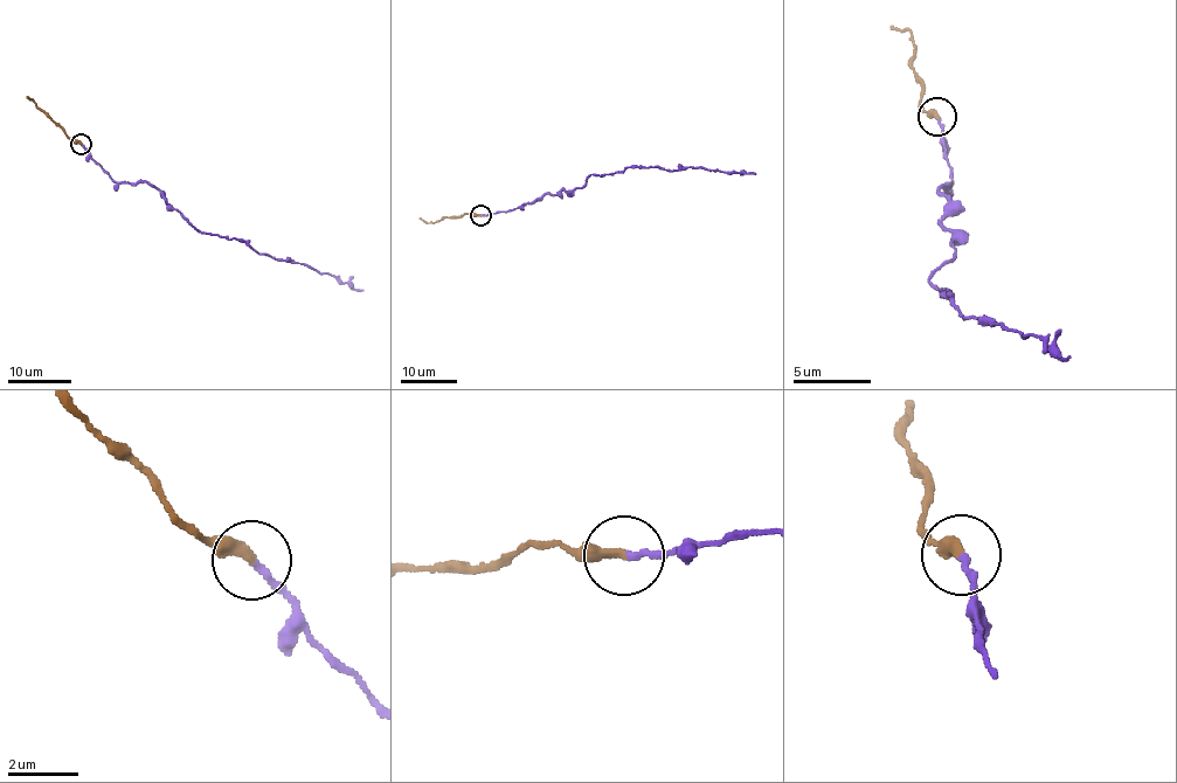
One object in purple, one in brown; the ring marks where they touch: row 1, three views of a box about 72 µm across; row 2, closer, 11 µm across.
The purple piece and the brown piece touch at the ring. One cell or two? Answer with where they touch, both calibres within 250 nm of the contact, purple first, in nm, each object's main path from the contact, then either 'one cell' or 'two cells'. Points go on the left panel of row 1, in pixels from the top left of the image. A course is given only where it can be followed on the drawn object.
(81, 144) | 180/320 nm | purple via (81, 145), (116, 182), (146, 182), (156, 187), (201, 233), (242, 240), (263, 255), (304, 263), (364, 289) | brown via (81, 144), (70, 139), (27, 96) | two cells

